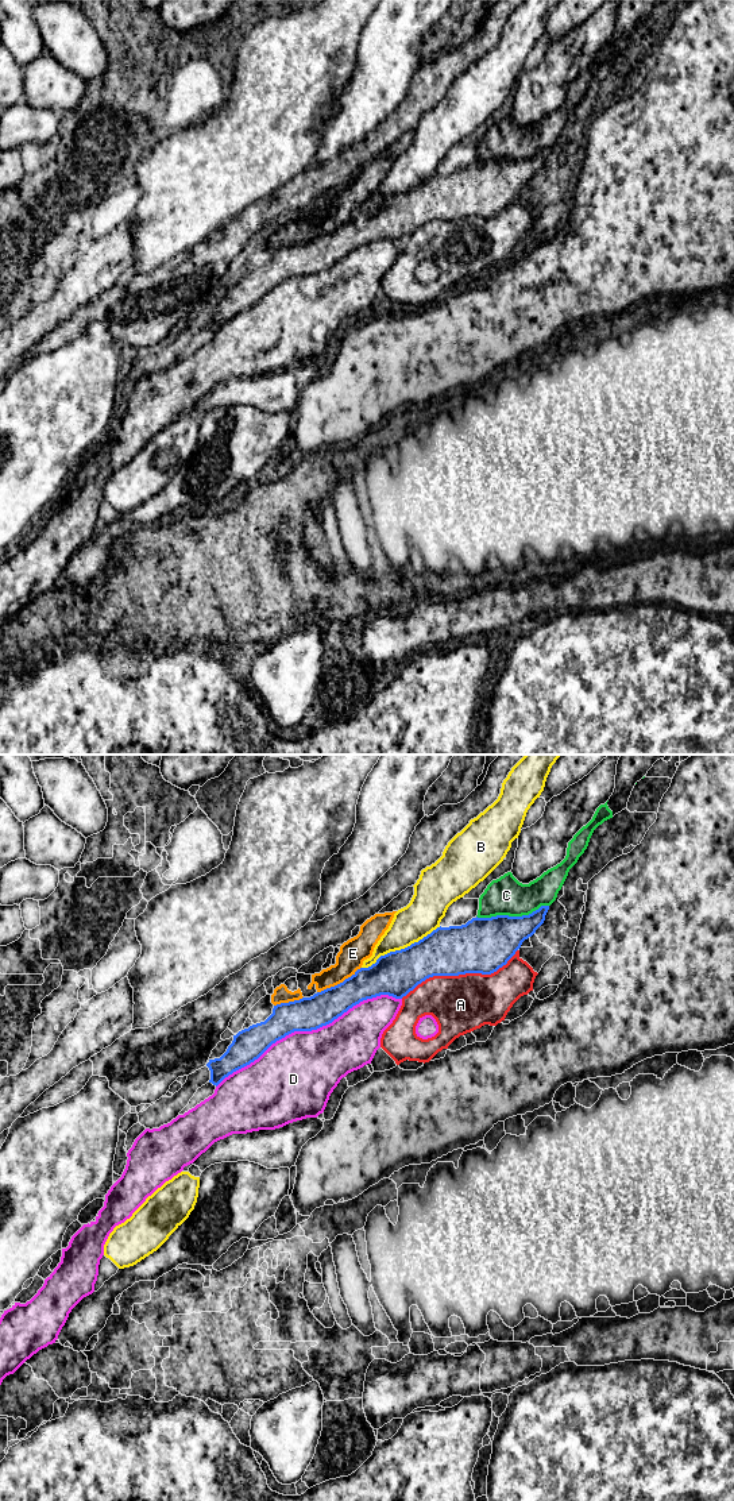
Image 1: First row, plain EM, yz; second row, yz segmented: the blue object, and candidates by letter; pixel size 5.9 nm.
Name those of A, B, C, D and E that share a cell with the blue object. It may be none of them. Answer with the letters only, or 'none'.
C

